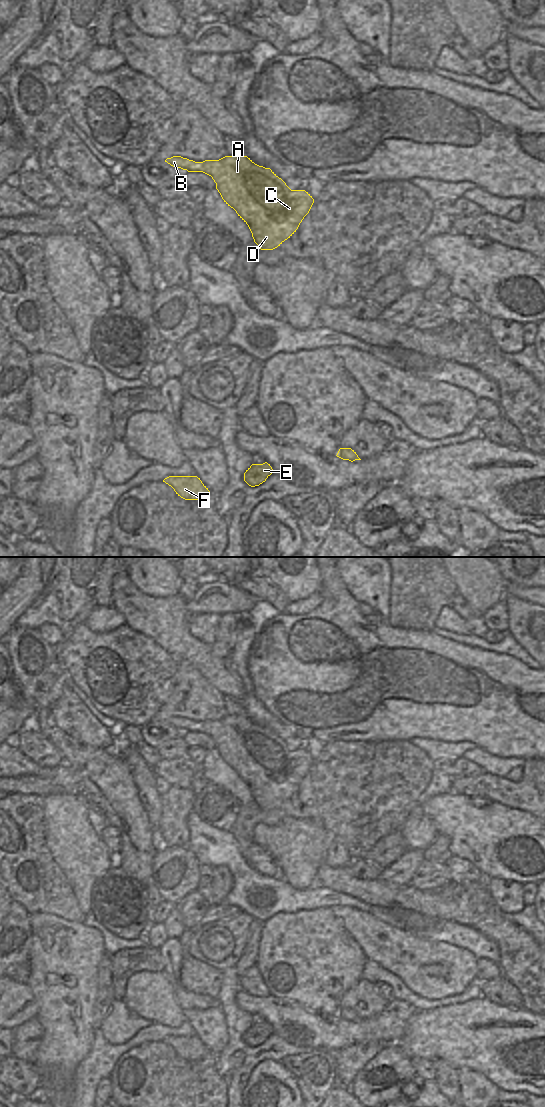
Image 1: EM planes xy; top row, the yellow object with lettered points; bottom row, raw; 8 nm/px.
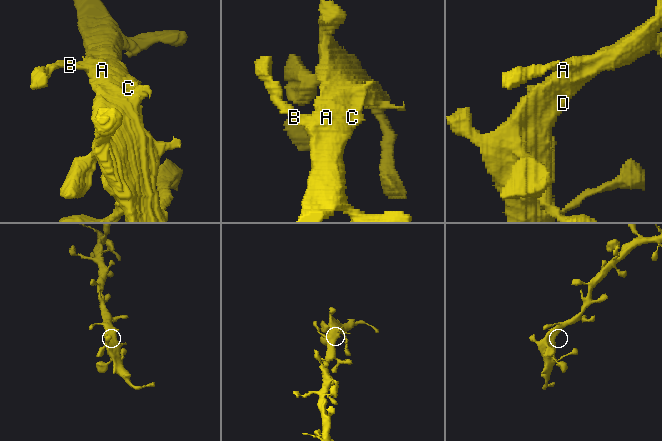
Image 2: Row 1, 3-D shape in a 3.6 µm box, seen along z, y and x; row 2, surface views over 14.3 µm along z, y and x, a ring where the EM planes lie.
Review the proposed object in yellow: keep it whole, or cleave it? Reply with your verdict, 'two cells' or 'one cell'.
one cell

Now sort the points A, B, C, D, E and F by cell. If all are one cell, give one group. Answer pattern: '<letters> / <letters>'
A B C D E F

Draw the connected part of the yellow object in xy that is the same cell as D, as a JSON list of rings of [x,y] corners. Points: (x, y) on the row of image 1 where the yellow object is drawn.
[[[235,154],[219,160],[195,162],[181,156],[165,160],[188,172],[203,172],[212,177],[224,202],[248,225],[261,250],[273,250],[290,238],[309,213],[314,199],[305,190],[291,190],[270,168],[255,164],[247,156]]]

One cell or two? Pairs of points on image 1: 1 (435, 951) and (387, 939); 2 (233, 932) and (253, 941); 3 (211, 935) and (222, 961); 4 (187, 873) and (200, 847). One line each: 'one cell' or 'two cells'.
1: one cell
2: two cells
3: one cell
4: two cells

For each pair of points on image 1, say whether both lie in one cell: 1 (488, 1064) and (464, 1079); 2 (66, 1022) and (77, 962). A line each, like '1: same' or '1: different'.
1: different
2: same

